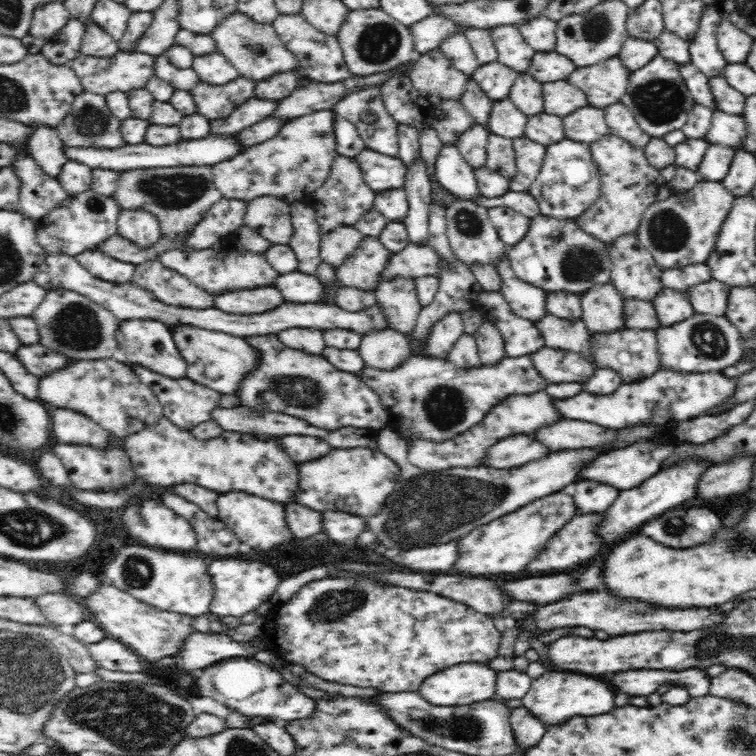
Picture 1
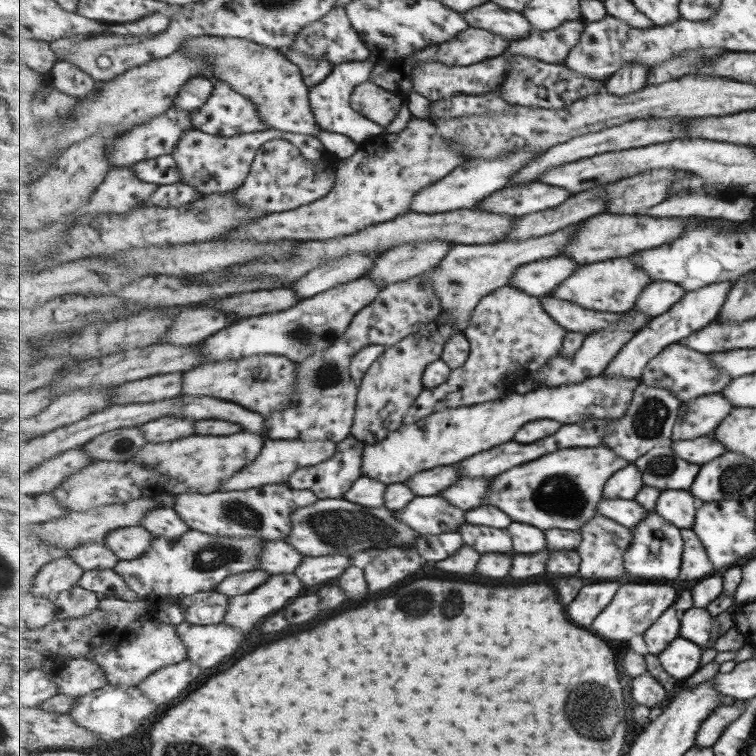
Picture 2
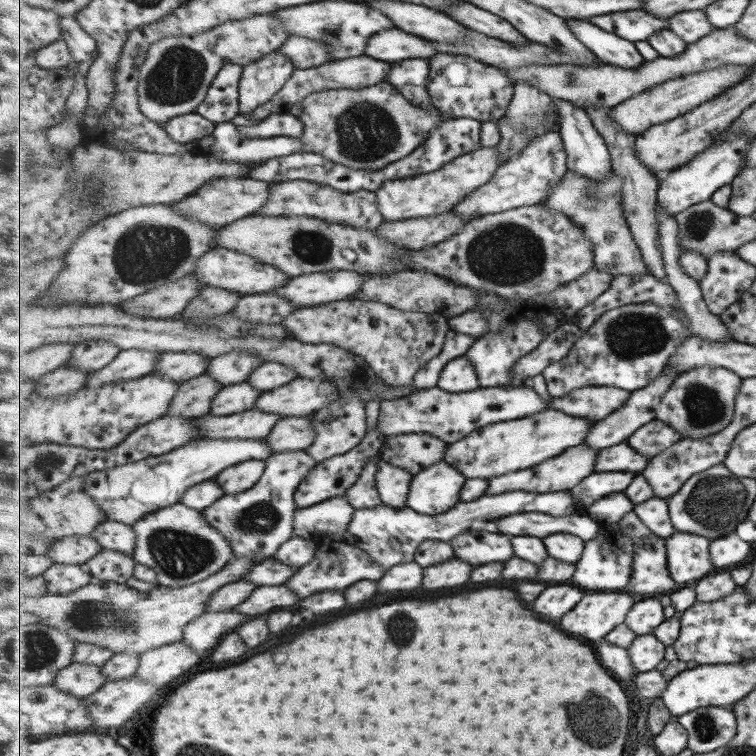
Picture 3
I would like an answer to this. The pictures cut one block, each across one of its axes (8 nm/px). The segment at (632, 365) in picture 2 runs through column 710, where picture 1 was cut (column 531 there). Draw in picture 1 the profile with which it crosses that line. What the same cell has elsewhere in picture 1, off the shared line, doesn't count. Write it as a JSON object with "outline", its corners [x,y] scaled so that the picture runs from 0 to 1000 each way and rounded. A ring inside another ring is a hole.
{"outline":[[[671,341],[656,349],[656,357],[664,364],[661,386],[667,390],[683,418],[700,423],[709,430],[726,413],[722,407],[724,388],[709,378],[690,373],[676,357]]]}

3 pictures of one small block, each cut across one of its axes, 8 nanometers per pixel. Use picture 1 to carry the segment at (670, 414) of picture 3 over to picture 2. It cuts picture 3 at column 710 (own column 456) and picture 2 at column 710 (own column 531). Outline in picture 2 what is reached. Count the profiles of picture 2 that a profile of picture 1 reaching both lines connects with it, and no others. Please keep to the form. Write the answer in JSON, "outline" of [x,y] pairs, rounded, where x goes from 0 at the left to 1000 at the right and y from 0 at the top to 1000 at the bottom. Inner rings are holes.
{"outline":[[[898,451],[886,455],[884,460],[876,464],[876,468],[858,478],[848,501],[854,511],[885,516],[906,532],[933,524],[938,519],[946,521],[951,516],[959,516],[964,508],[968,508],[971,500],[962,491],[951,488],[938,467],[917,463],[917,460],[901,455]]]}

